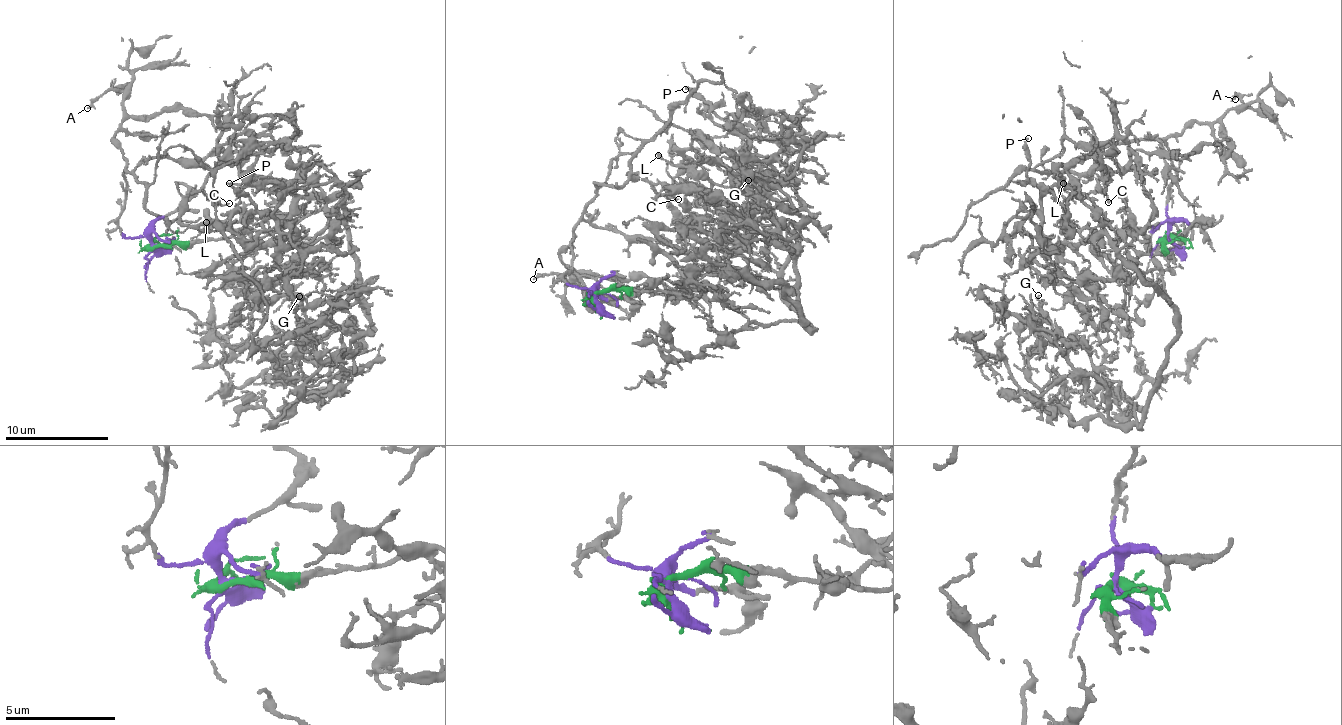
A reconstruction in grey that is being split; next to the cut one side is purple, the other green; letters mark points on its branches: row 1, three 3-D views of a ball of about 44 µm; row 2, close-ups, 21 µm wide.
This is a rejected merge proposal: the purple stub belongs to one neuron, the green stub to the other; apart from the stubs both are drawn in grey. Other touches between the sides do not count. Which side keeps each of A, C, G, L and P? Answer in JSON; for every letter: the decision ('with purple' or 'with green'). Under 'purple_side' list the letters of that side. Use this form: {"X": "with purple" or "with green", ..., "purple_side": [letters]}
{"A": "with purple", "C": "with purple", "G": "with green", "L": "with green", "P": "with green", "purple_side": ["A", "C"]}

